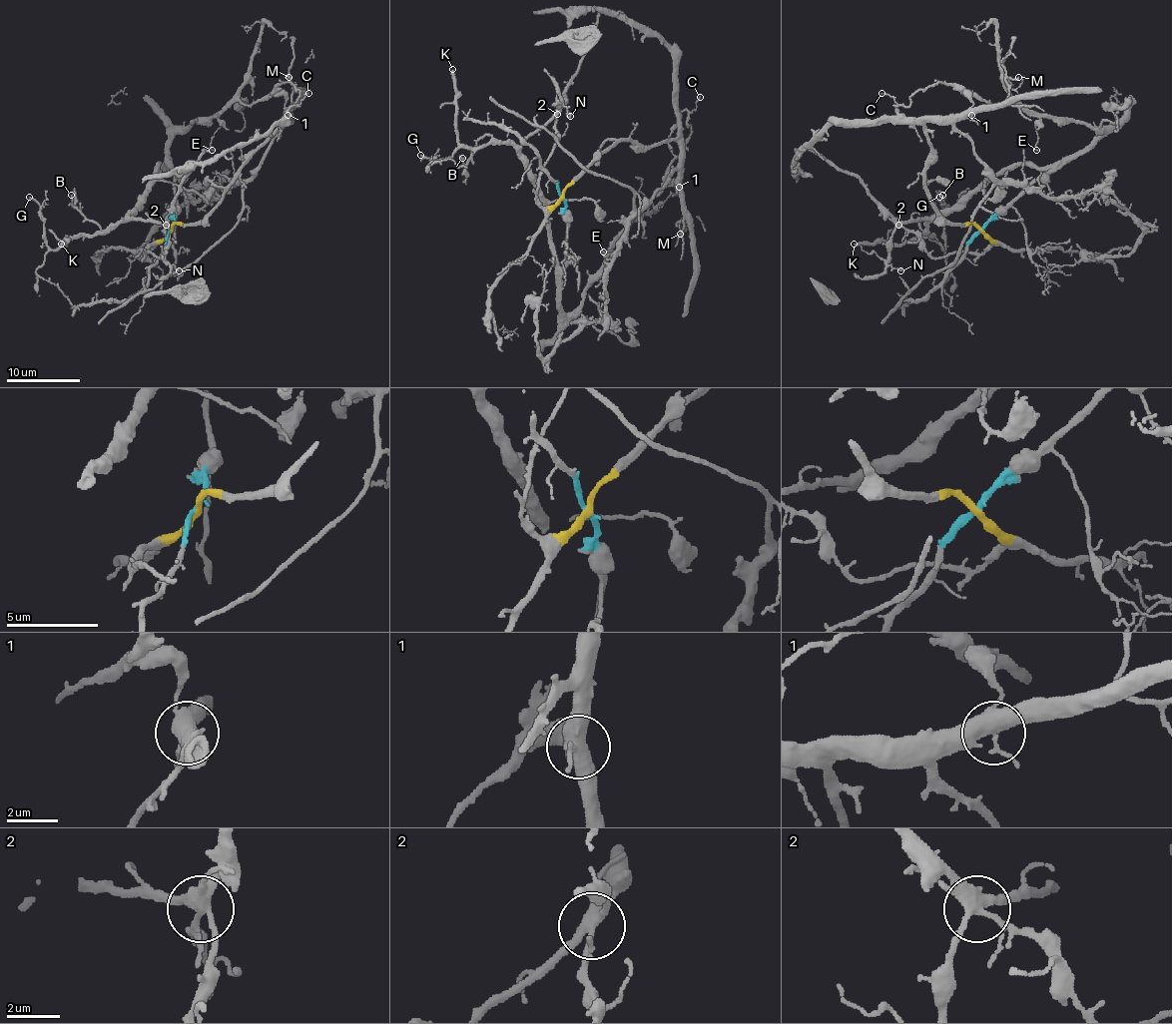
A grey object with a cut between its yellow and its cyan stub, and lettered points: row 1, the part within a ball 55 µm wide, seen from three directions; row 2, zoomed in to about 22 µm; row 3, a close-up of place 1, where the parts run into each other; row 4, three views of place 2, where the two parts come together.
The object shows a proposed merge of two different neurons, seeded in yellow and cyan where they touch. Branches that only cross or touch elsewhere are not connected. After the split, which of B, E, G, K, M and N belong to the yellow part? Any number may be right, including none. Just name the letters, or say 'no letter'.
M

